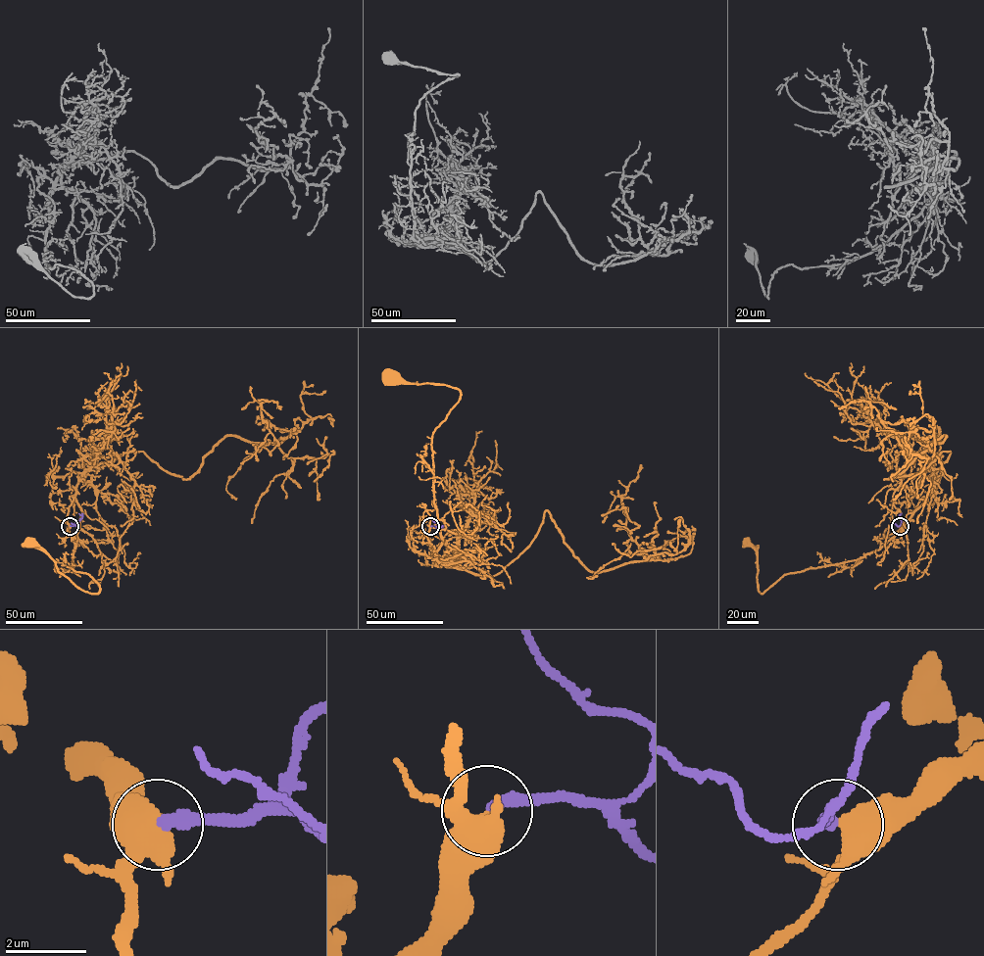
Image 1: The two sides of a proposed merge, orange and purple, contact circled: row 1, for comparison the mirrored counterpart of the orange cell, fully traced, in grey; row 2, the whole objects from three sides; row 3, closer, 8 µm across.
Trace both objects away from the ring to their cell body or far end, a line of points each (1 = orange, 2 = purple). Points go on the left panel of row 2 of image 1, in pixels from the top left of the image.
1: (70, 526), (74, 499), (81, 517), (71, 567), (88, 574), (97, 593), (78, 589), (29, 541)
2: (70, 526), (82, 517), (78, 513)

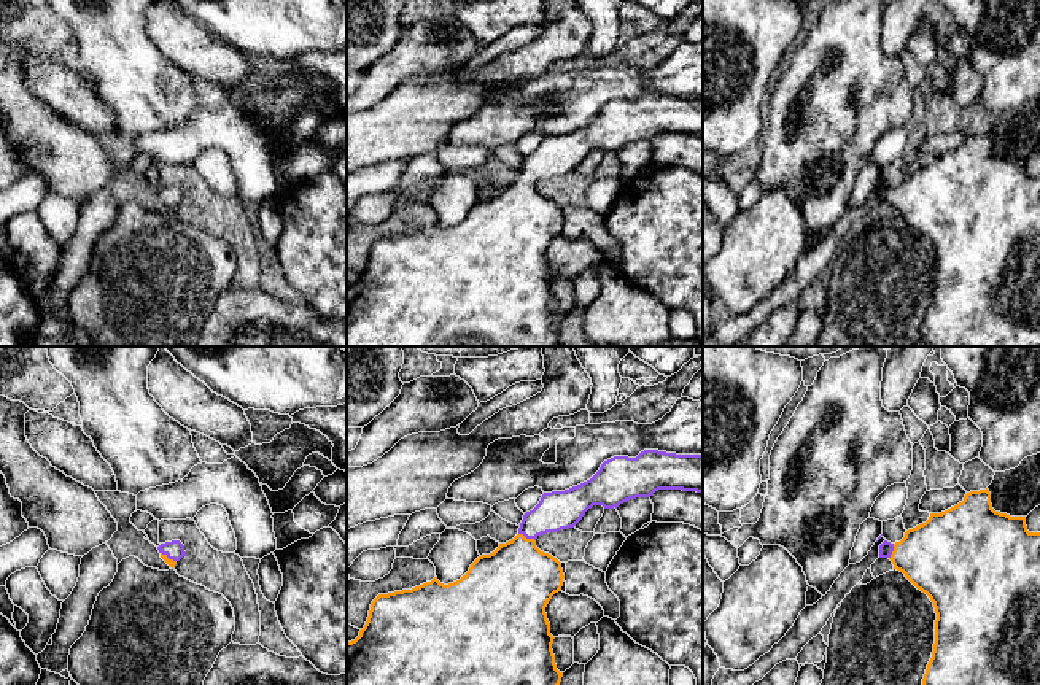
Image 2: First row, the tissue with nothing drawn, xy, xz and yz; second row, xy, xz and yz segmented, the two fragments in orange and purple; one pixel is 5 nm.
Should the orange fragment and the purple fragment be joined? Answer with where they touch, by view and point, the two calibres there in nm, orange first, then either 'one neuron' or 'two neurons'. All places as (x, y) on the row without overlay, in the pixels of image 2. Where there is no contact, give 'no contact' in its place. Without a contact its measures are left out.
xz (525, 181) | 400/200 nm | one neuron

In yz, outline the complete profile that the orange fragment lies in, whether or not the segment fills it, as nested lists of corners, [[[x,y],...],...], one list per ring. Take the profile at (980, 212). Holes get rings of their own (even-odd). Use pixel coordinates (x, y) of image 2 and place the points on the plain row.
[[[988,132],[970,135],[957,149],[941,157],[930,157],[926,167],[908,173],[900,186],[884,184],[879,189],[879,202],[889,202],[894,213],[903,216],[918,234],[930,242],[935,251],[935,288],[919,337],[926,346],[1040,346],[1040,176],[1027,175],[1026,161],[995,156]]]

